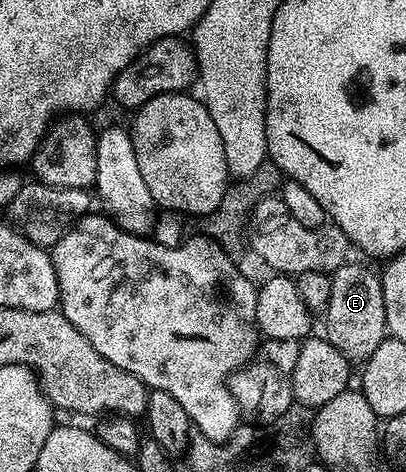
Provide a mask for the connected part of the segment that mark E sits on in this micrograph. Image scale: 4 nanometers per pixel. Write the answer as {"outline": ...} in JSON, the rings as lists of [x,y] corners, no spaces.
{"outline":[[[341,265],[330,274],[332,283],[332,299],[328,299],[328,307],[324,314],[326,340],[347,357],[351,363],[363,363],[369,359],[376,347],[388,336],[386,328],[386,312],[384,311],[384,291],[382,279],[366,265]]]}

